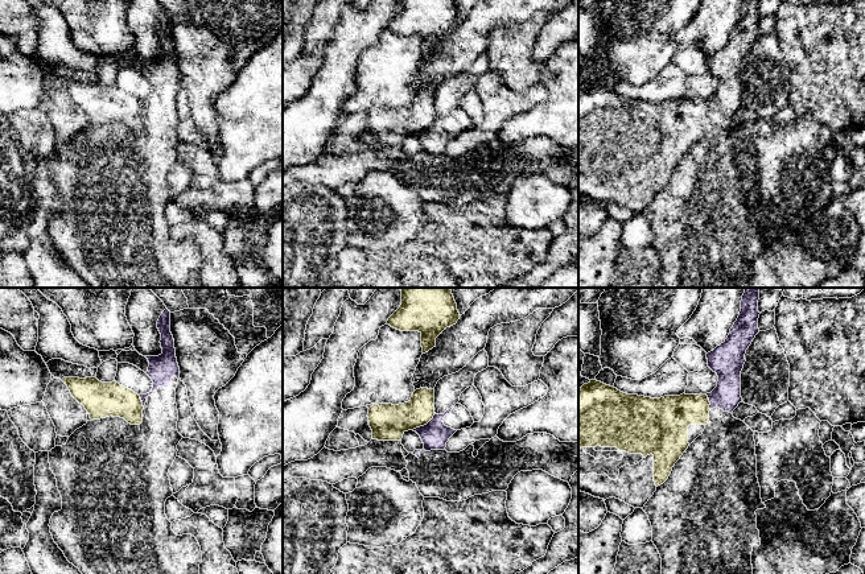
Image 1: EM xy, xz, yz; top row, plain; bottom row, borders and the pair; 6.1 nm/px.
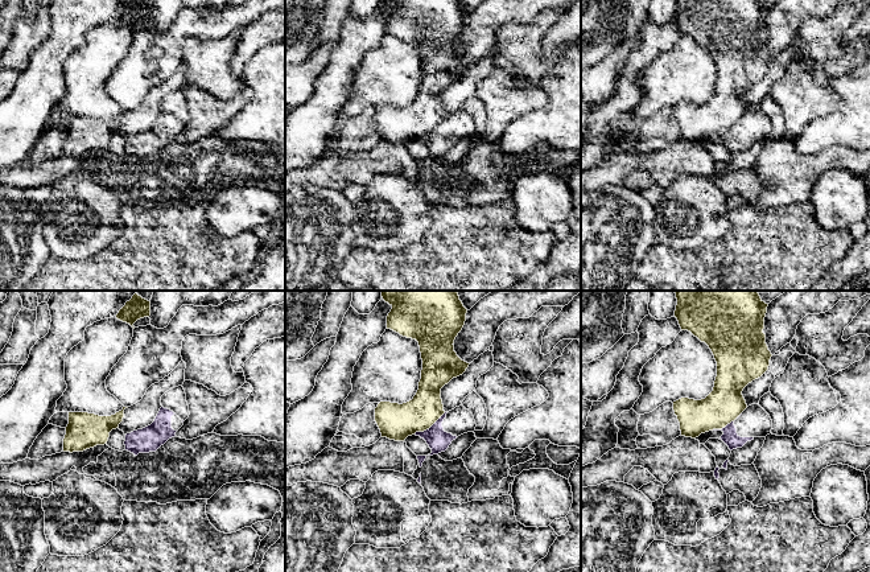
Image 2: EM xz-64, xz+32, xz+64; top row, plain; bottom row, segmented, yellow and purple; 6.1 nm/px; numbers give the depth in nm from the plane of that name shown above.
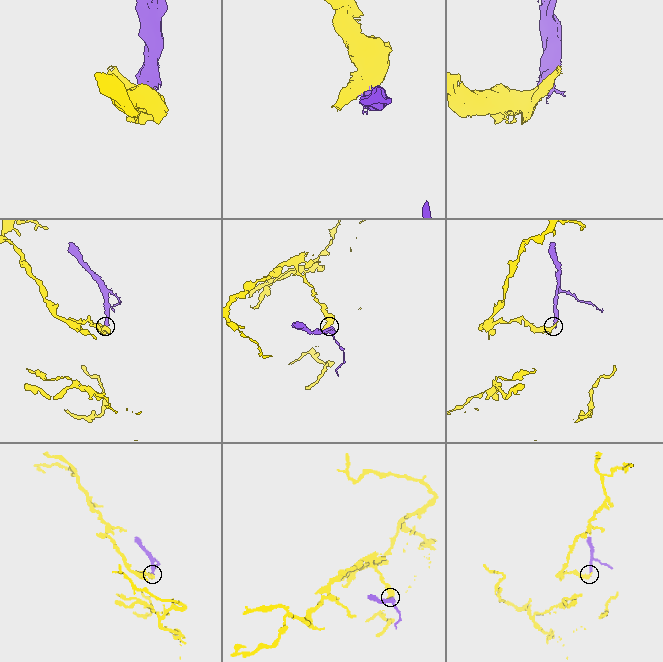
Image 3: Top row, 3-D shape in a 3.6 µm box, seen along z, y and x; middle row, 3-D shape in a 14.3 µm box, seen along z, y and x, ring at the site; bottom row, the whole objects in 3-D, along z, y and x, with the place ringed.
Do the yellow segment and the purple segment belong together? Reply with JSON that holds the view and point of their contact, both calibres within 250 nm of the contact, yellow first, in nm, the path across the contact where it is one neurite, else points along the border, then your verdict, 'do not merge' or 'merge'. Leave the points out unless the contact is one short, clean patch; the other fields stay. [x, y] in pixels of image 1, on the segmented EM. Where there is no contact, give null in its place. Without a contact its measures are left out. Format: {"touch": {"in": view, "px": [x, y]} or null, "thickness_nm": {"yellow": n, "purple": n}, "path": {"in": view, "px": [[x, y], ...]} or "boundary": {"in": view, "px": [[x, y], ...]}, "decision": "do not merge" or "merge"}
{"touch": {"in": "xz", "px": [424, 424]}, "thickness_nm": {"yellow": 220, "purple": 170}, "boundary": {"in": "xz", "px": [[435, 413], [425, 424], [412, 429]]}, "decision": "do not merge"}

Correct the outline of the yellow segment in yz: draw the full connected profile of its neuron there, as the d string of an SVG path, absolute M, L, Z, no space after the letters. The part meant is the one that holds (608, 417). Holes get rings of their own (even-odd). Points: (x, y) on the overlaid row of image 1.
M590 380L578 389L578 491L643 508L709 421L707 395L651 399Z

